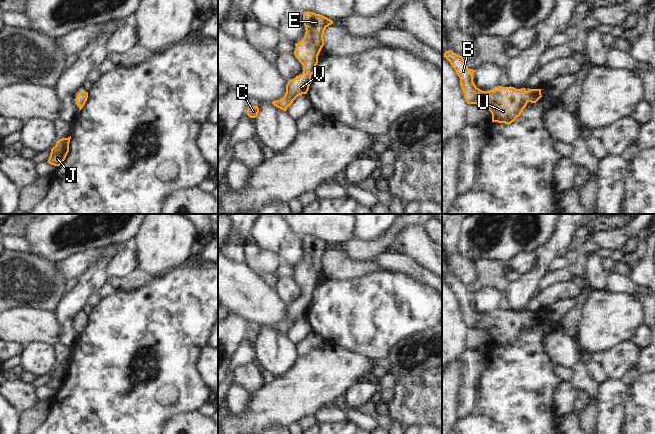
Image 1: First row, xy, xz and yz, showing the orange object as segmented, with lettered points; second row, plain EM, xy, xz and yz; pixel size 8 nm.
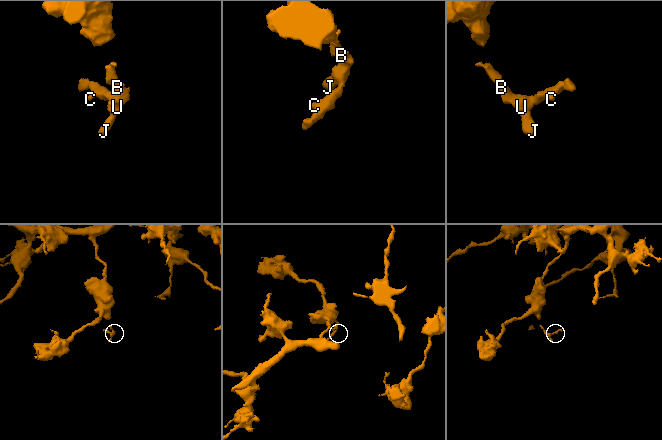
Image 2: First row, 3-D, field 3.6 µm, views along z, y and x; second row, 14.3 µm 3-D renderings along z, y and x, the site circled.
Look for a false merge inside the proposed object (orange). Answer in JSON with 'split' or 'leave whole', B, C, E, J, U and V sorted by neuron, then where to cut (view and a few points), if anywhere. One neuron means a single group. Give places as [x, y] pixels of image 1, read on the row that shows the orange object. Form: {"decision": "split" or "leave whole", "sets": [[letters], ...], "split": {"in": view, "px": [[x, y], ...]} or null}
{"decision": "leave whole", "sets": [["B", "C", "E", "J", "U", "V"]], "split": null}

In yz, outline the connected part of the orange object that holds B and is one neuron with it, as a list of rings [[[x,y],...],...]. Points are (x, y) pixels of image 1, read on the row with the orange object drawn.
[[[449,50],[444,53],[444,57],[450,62],[460,78],[460,85],[467,104],[479,104],[487,107],[492,114],[492,122],[511,124],[521,115],[528,102],[536,103],[542,97],[541,89],[530,89],[527,91],[525,88],[516,89],[511,86],[498,86],[494,90],[482,91],[473,82],[475,70],[467,67],[466,61],[462,56]]]

